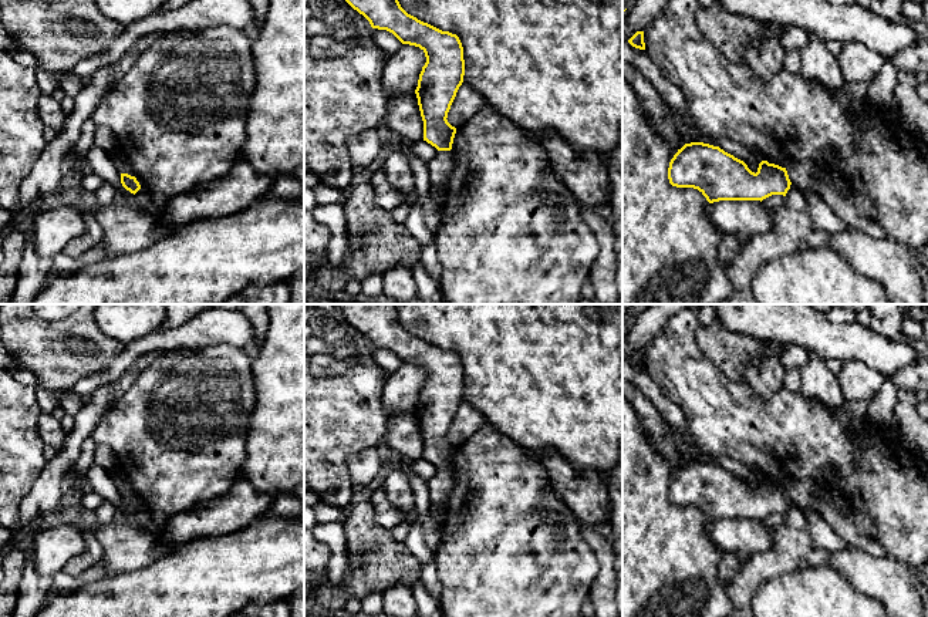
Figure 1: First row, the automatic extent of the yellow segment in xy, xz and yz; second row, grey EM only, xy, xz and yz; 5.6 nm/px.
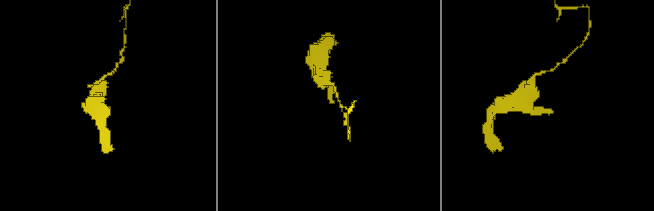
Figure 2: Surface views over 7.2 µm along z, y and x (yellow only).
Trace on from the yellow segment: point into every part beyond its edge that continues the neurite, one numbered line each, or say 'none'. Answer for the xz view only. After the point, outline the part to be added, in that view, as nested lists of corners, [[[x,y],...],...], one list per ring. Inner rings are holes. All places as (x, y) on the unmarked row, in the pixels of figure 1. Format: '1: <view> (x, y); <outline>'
none

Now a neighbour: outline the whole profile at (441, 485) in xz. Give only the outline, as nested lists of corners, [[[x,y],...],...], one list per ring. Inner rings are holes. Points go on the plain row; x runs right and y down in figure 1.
[[[438,469],[436,475],[428,481],[428,485],[432,502],[443,508],[455,486],[452,469]]]

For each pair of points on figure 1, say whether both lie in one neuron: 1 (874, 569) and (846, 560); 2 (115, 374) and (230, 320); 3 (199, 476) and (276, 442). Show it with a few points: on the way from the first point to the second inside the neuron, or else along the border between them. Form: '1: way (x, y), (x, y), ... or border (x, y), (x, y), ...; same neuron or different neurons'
1: way (867, 569), (853, 563); same neuron
2: way (141, 347), (158, 340), (191, 336), (201, 331); same neuron
3: border (250, 424), (246, 432), (246, 459), (239, 476); different neurons

